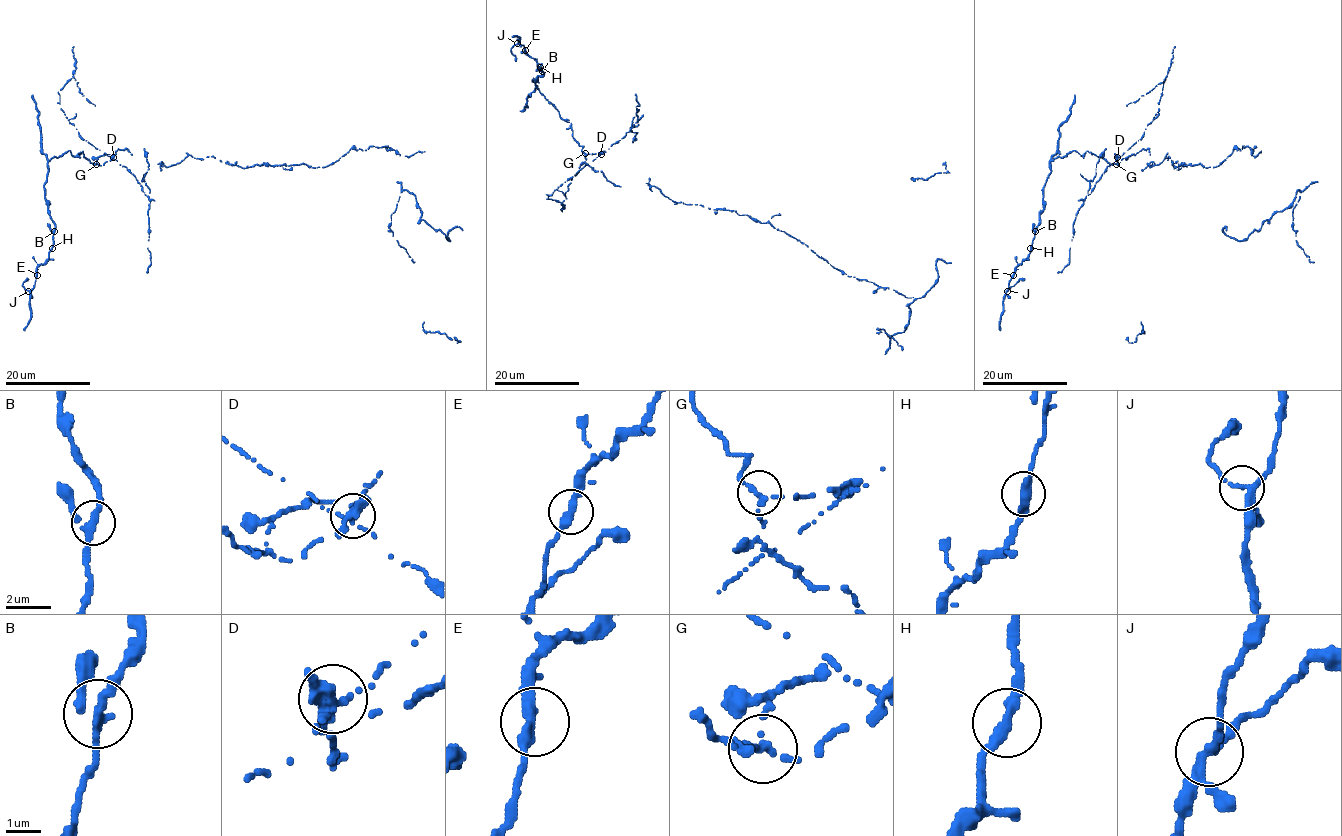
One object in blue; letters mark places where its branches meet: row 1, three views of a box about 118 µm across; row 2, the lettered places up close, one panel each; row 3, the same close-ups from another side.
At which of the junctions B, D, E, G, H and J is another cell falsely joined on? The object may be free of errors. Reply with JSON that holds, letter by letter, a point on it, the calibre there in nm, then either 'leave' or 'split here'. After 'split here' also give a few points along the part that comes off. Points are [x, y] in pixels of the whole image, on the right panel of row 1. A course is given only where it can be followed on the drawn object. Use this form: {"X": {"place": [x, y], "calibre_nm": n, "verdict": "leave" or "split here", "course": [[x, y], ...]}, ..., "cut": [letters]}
{"B": {"place": [1035, 231], "calibre_nm": 240, "verdict": "leave"}, "D": {"place": [1117, 157], "calibre_nm": 280, "verdict": "split here", "course": [[1118, 156], [1141, 138], [1158, 109], [1165, 77], [1149, 92], [1126, 105]]}, "E": {"place": [1013, 275], "calibre_nm": 340, "verdict": "leave"}, "G": {"place": [1116, 164], "calibre_nm": 240, "verdict": "leave"}, "H": {"place": [1030, 248], "calibre_nm": 340, "verdict": "leave"}, "J": {"place": [1007, 291], "calibre_nm": 220, "verdict": "leave"}, "cut": ["D"]}

